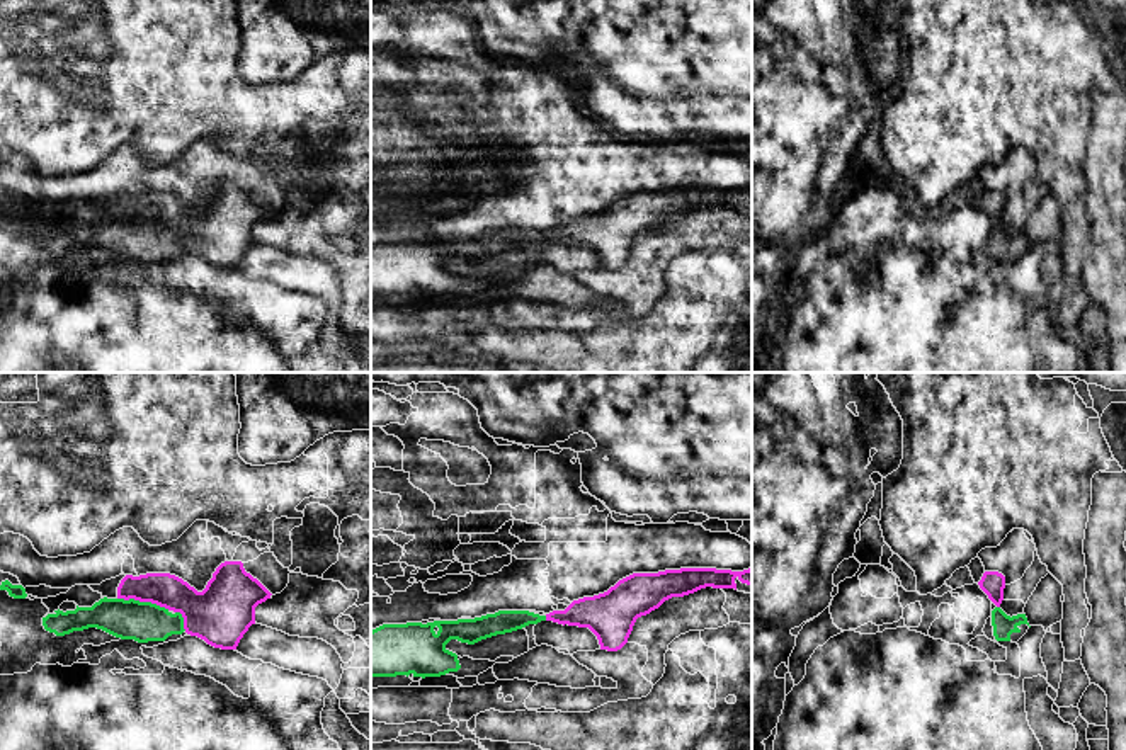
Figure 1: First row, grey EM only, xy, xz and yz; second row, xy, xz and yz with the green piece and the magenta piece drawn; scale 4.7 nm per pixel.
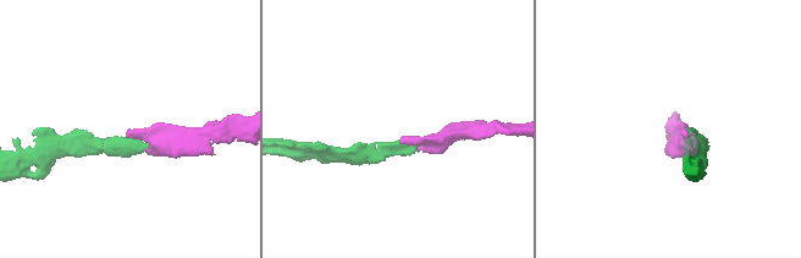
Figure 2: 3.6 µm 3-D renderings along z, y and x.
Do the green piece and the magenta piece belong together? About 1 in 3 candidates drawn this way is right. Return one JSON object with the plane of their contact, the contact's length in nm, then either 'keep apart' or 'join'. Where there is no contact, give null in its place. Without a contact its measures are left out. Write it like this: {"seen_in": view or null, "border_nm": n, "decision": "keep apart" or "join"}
{"seen_in": "xy", "border_nm": 260, "decision": "join"}

